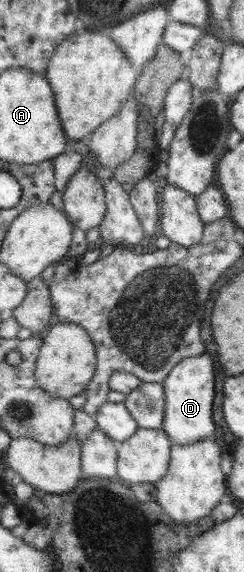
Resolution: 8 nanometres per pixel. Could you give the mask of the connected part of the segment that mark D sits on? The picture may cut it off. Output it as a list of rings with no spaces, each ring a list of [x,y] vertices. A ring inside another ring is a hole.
[[[211,354],[191,356],[180,360],[163,380],[165,416],[161,429],[169,435],[171,444],[193,444],[213,438],[213,398],[215,398],[215,366]]]

